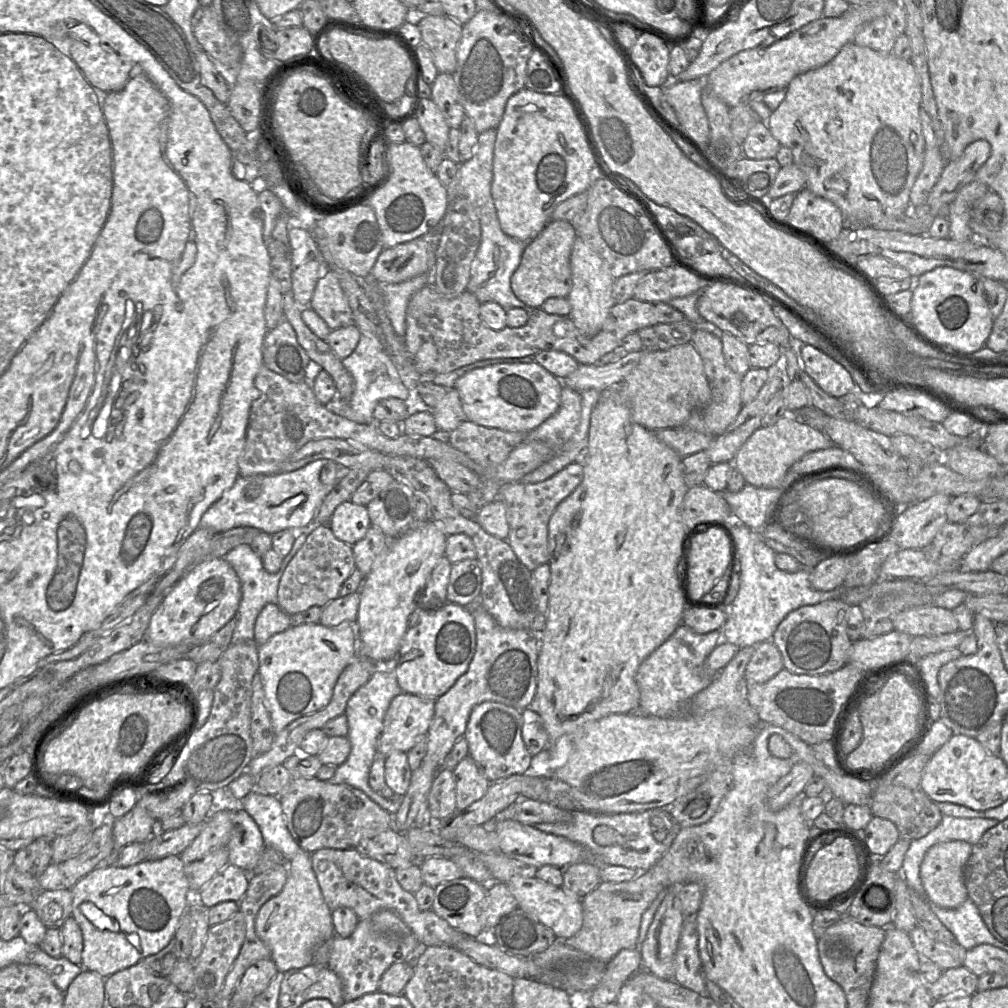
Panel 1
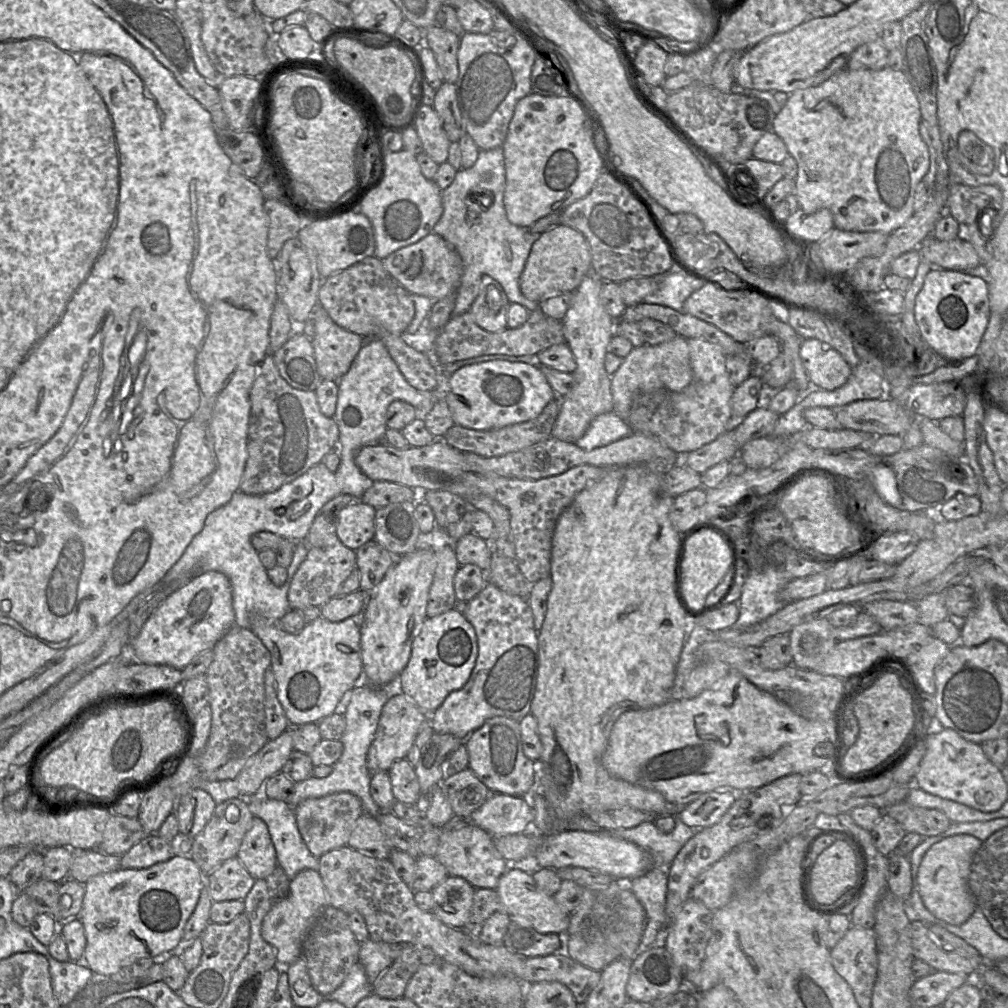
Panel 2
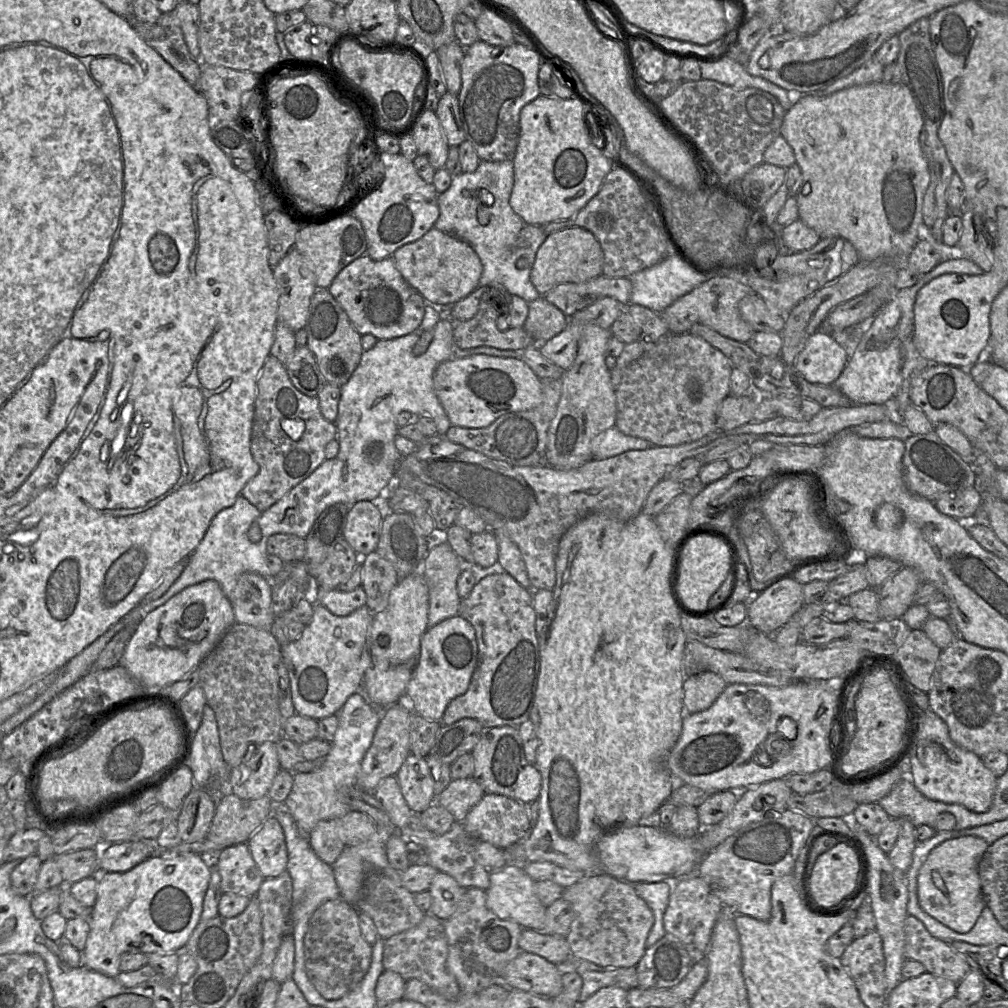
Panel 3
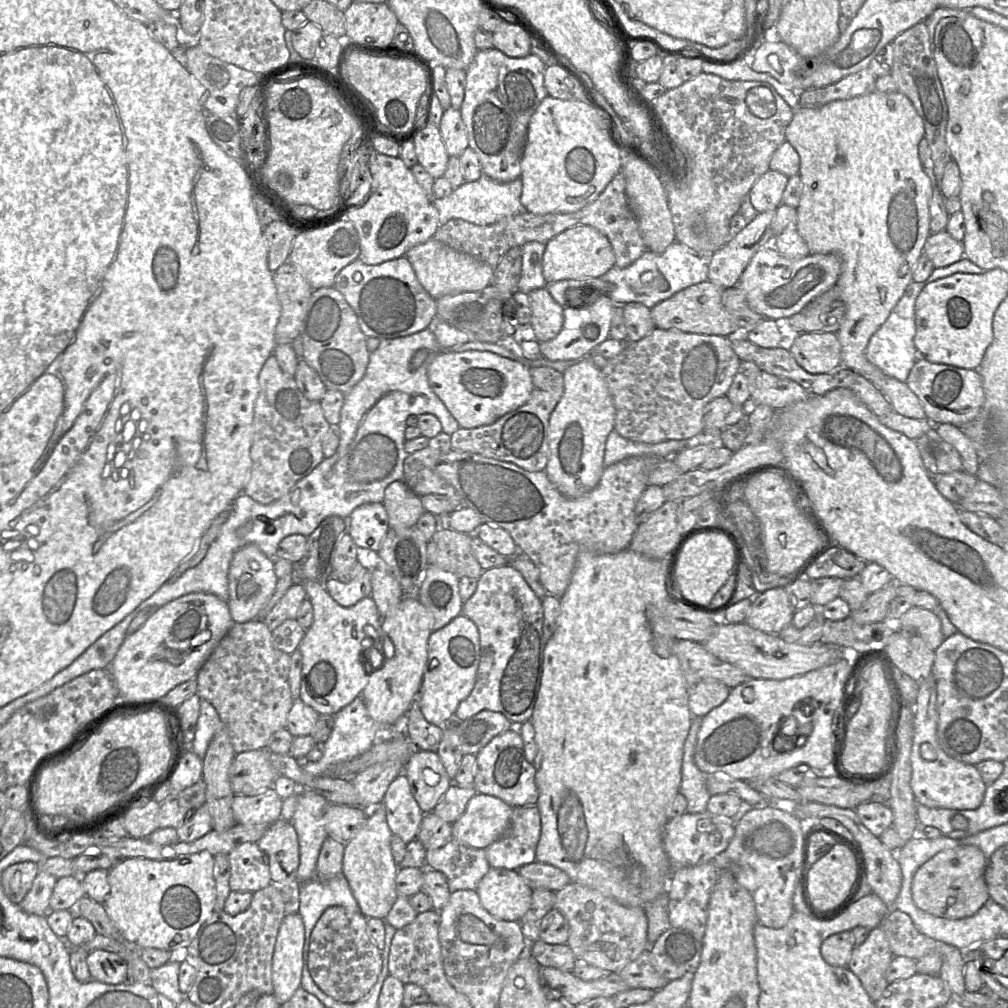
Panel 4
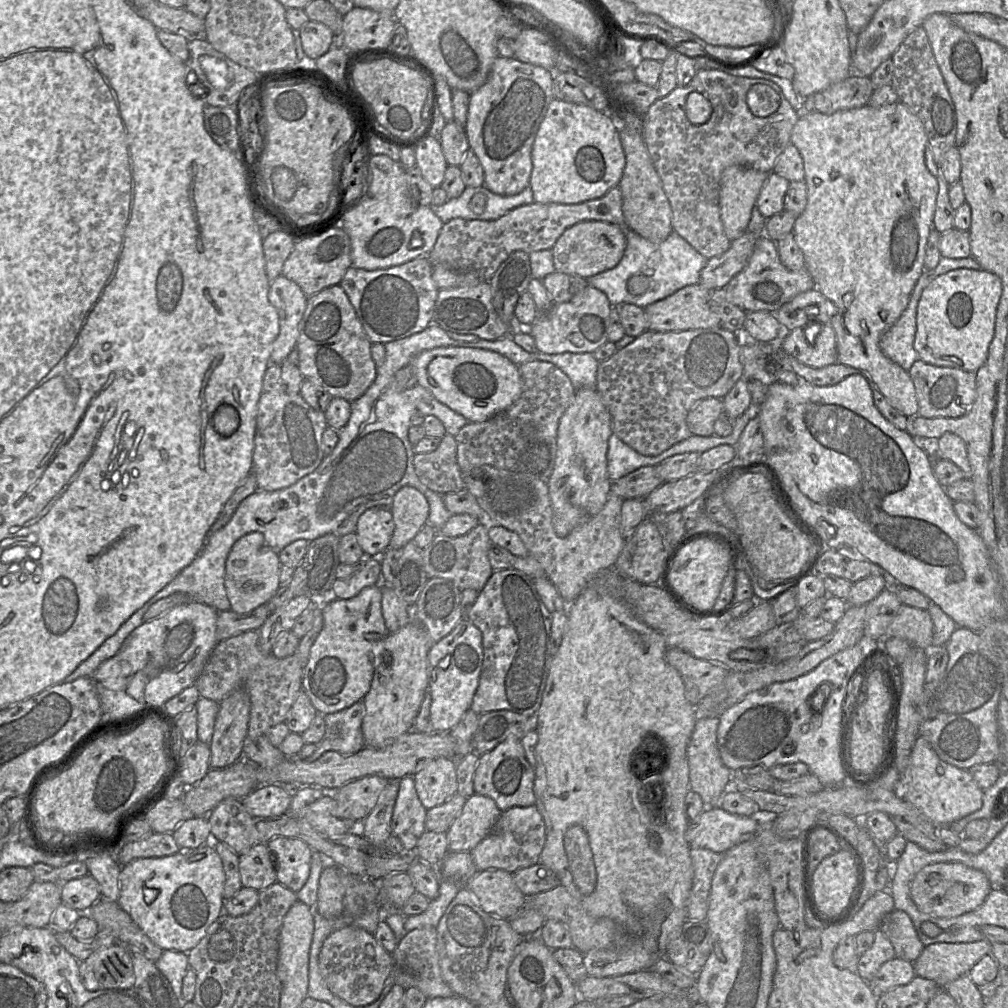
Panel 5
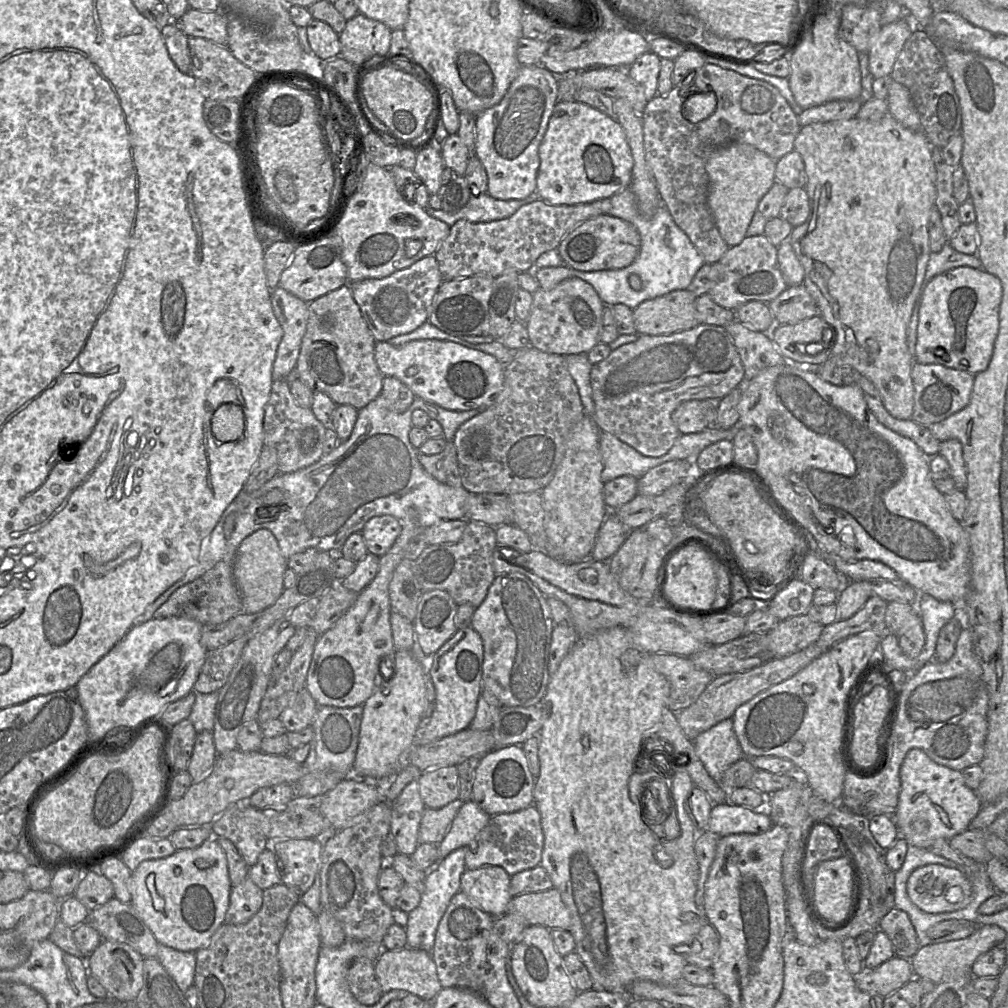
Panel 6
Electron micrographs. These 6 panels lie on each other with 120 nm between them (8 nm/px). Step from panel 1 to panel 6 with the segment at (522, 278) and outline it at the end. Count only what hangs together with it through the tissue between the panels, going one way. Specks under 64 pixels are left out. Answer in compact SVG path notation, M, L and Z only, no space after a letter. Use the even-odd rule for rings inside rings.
M601 214L574 227L556 248L563 265L579 271L620 269L633 262L639 253L640 236L636 228L618 217Z

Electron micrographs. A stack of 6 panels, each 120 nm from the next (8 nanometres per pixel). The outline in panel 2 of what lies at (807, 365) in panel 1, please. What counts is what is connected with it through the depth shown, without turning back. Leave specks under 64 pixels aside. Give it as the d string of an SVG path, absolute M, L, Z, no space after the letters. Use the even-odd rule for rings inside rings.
M817 339L802 340L800 358L813 388L835 390L851 375L852 368L841 354Z

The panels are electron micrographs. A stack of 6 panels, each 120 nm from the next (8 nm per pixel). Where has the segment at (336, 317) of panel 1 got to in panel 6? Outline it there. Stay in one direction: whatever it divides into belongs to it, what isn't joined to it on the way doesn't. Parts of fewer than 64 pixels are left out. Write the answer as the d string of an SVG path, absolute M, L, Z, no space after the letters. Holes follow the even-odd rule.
M430 255L387 277L349 284L375 340L388 342L394 337L413 332L428 321L434 296L442 282L437 259Z

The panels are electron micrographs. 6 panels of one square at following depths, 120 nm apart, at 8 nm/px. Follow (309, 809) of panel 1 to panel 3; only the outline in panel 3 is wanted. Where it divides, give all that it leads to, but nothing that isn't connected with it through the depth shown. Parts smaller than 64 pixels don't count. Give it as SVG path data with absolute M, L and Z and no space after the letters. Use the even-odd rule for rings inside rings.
M341 818L320 821L310 832L309 843L322 861L334 864L347 846L343 841Z

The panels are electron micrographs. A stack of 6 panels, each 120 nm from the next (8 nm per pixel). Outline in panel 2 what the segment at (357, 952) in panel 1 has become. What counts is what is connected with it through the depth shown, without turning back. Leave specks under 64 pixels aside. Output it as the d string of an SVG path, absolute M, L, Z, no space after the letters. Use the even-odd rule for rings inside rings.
M370 938L360 943L358 963L372 986L400 955L402 945L404 944L376 942Z

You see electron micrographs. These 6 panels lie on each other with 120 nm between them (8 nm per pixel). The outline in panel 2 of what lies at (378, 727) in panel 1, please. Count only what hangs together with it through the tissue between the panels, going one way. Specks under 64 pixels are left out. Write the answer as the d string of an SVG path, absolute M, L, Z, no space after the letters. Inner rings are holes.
M366 678L358 679L351 690L349 704L343 714L346 728L340 741L343 744L343 752L338 761L333 765L330 775L325 778L309 777L306 780L294 784L294 790L288 797L287 802L292 807L309 798L320 798L334 793L349 792L357 796L363 806L364 814L378 818L378 816L389 810L382 810L374 801L370 792L372 774L367 768L367 754L372 744L378 727L382 708L394 691L391 688L380 688L370 685Z

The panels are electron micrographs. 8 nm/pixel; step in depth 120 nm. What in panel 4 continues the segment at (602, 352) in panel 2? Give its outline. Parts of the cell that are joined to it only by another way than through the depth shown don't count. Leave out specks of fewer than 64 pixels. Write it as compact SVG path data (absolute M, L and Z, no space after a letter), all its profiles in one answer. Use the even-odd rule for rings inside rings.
M589 356L563 373L564 393L549 421L549 460L546 474L566 497L579 498L599 483L604 466L606 440L614 429L616 409L601 370Z

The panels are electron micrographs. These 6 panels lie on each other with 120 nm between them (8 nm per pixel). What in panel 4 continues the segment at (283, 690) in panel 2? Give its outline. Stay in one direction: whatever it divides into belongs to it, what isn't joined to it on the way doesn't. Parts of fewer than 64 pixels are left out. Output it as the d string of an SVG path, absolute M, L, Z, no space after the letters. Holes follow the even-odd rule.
M254 544L238 549L232 557L228 571L228 607L234 622L243 623L256 619L274 593L277 580L273 558L266 556ZM304 580L302 581L306 591L306 598L310 600L313 606L313 623L306 629L303 639L298 645L302 655L302 674L300 685L300 698L308 706L312 707L319 714L336 714L342 708L351 703L356 697L362 695L369 677L369 664L373 664L373 672L378 667L379 662L379 640L368 637L365 634L365 626L373 626L375 632L383 634L382 619L377 606L371 596L365 597L351 607L340 606L327 592L325 585L318 582Z

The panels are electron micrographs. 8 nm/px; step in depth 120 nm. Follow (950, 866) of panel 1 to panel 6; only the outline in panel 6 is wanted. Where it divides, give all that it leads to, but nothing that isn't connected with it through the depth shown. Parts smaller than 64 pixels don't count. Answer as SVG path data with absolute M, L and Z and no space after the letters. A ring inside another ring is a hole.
M941 864L915 869L907 881L907 893L917 907L932 914L963 909L973 899L968 877L959 869Z

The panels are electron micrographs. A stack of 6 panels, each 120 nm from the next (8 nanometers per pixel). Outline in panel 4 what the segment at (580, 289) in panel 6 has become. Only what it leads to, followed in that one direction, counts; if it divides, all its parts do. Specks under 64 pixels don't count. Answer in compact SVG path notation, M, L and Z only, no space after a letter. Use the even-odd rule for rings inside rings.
M600 295L593 303L582 308L562 307L562 328L555 338L539 342L540 352L551 361L578 361L593 353L596 347L609 337L615 304L608 295Z

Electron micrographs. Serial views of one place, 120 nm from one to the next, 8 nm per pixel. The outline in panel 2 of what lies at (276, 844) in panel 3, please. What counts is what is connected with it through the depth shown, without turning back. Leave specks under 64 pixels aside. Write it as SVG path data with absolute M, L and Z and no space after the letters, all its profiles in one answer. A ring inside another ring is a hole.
M254 816L236 856L256 880L267 877L278 866L268 827L262 819Z

